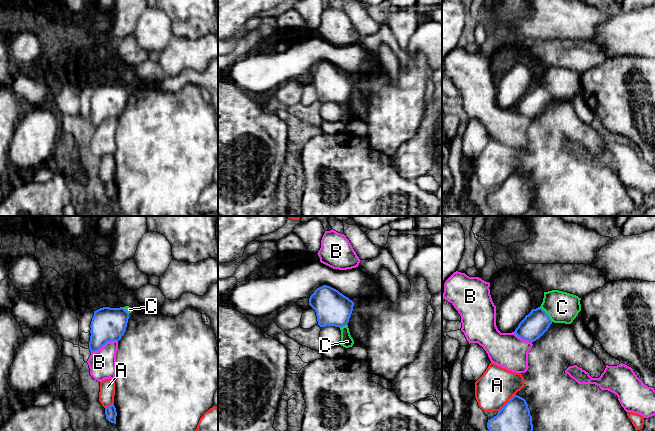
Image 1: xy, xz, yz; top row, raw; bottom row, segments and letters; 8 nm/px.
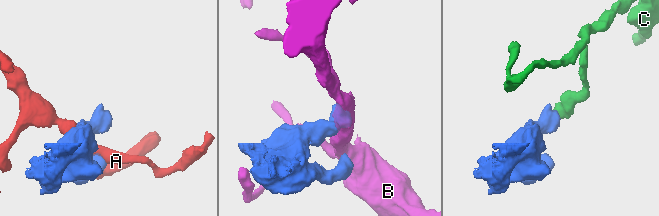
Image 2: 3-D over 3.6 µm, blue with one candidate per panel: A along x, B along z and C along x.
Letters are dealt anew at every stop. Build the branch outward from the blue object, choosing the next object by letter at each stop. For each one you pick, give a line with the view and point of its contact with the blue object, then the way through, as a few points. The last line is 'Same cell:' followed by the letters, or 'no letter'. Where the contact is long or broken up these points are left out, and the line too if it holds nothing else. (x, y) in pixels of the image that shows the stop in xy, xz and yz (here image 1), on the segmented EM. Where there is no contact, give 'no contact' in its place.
Same cell: no letter

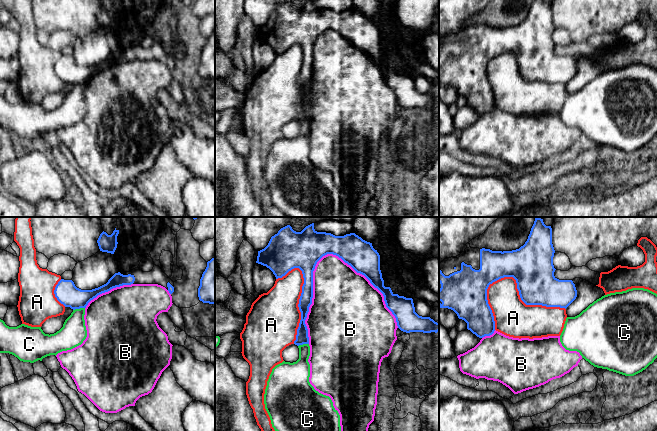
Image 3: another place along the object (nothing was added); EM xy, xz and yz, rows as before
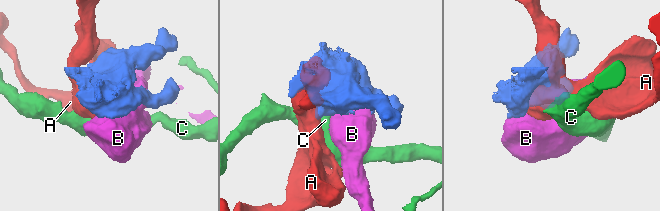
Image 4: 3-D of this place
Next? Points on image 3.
Same cell: no letter

